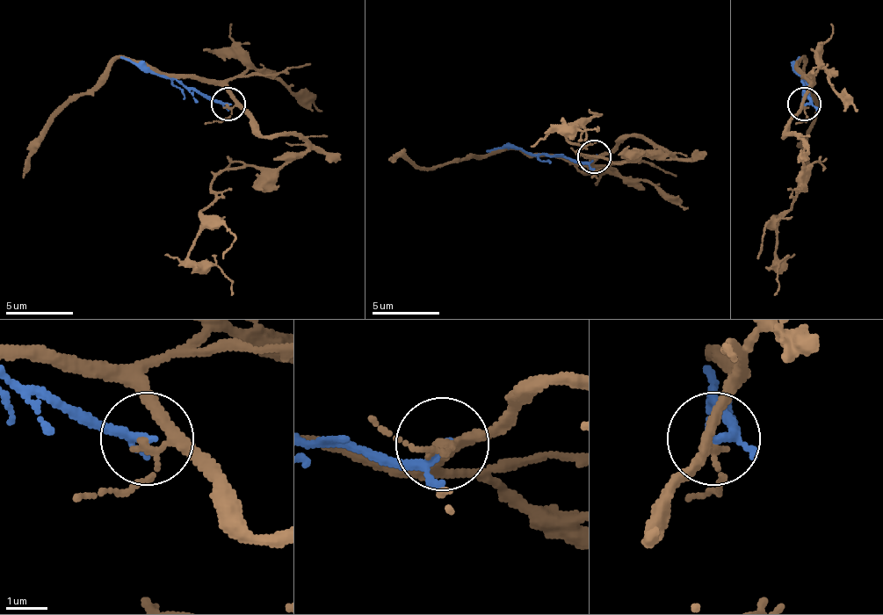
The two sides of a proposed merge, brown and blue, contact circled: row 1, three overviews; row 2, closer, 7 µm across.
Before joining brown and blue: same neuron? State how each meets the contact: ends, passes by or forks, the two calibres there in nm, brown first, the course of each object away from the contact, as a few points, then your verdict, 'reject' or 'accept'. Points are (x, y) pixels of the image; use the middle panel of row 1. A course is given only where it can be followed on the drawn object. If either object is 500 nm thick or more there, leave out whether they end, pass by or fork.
brown forks there; blue passes by; 120 nm thick on the brown side, 160 nm on the other; brown runs (591, 157), (628, 137), (648, 137), (669, 157), (611, 163), (578, 154), (565, 130), (554, 126), (598, 126); blue runs (595, 157), (571, 160), (510, 147), (488, 150); reject

